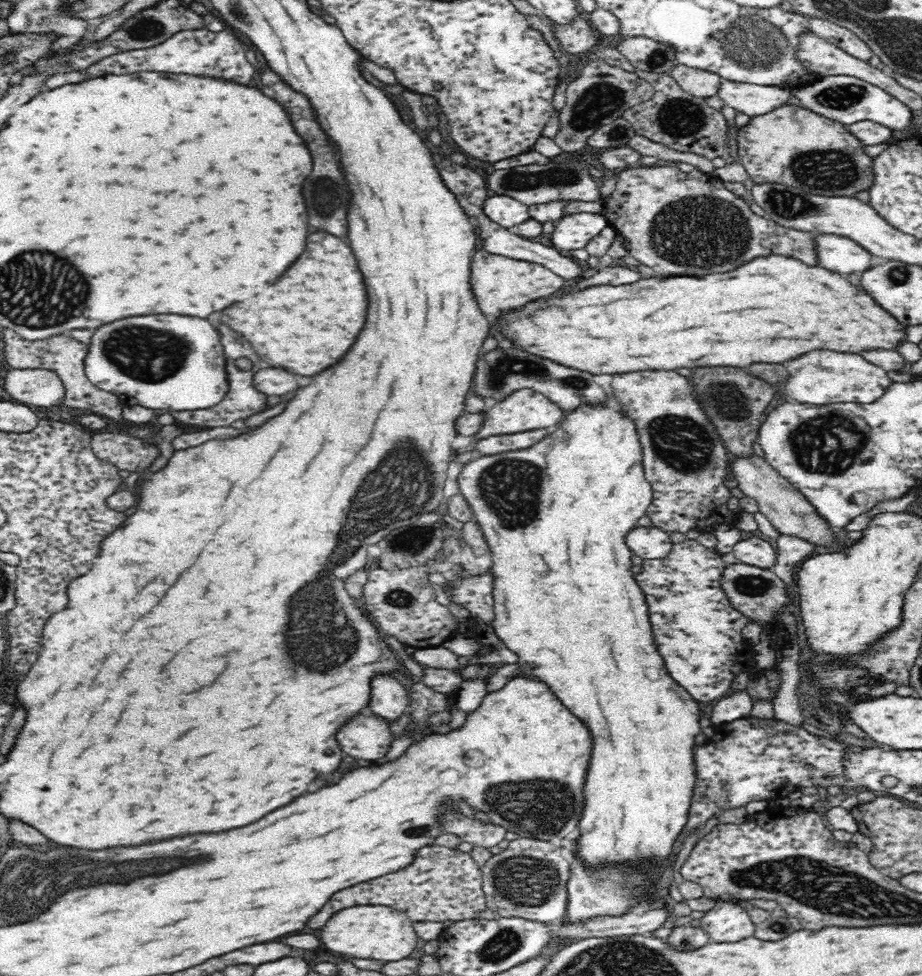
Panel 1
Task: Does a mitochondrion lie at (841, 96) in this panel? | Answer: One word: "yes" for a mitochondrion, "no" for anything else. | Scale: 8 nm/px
yes

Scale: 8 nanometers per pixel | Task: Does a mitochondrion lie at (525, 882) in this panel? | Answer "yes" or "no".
yes

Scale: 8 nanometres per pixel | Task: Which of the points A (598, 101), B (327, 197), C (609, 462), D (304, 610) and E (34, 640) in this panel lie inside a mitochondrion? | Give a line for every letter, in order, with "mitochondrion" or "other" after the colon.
A: mitochondrion
B: mitochondrion
C: other
D: mitochondrion
E: other

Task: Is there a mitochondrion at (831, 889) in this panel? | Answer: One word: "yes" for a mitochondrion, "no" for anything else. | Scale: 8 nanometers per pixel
yes

